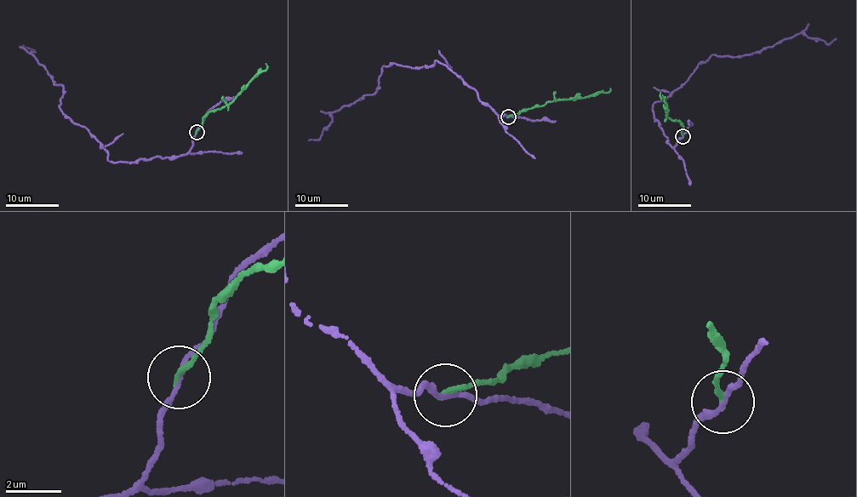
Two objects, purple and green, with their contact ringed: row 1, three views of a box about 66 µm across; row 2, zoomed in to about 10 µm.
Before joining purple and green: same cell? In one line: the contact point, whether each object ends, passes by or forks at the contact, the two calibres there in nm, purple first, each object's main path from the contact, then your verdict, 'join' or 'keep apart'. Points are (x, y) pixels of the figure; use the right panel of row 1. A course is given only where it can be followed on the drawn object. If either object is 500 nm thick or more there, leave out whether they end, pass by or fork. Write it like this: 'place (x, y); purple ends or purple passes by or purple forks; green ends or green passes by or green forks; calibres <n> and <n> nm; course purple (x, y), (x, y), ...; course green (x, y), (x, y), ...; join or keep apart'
place (682, 136); purple passes by; green ends; calibres 140 and 190 nm; course purple (682, 135), (671, 146), (653, 104), (700, 61), (740, 58), (802, 33), (828, 43), (836, 38); course green (682, 135), (682, 125), (665, 116), (667, 106), (659, 92); keep apart

